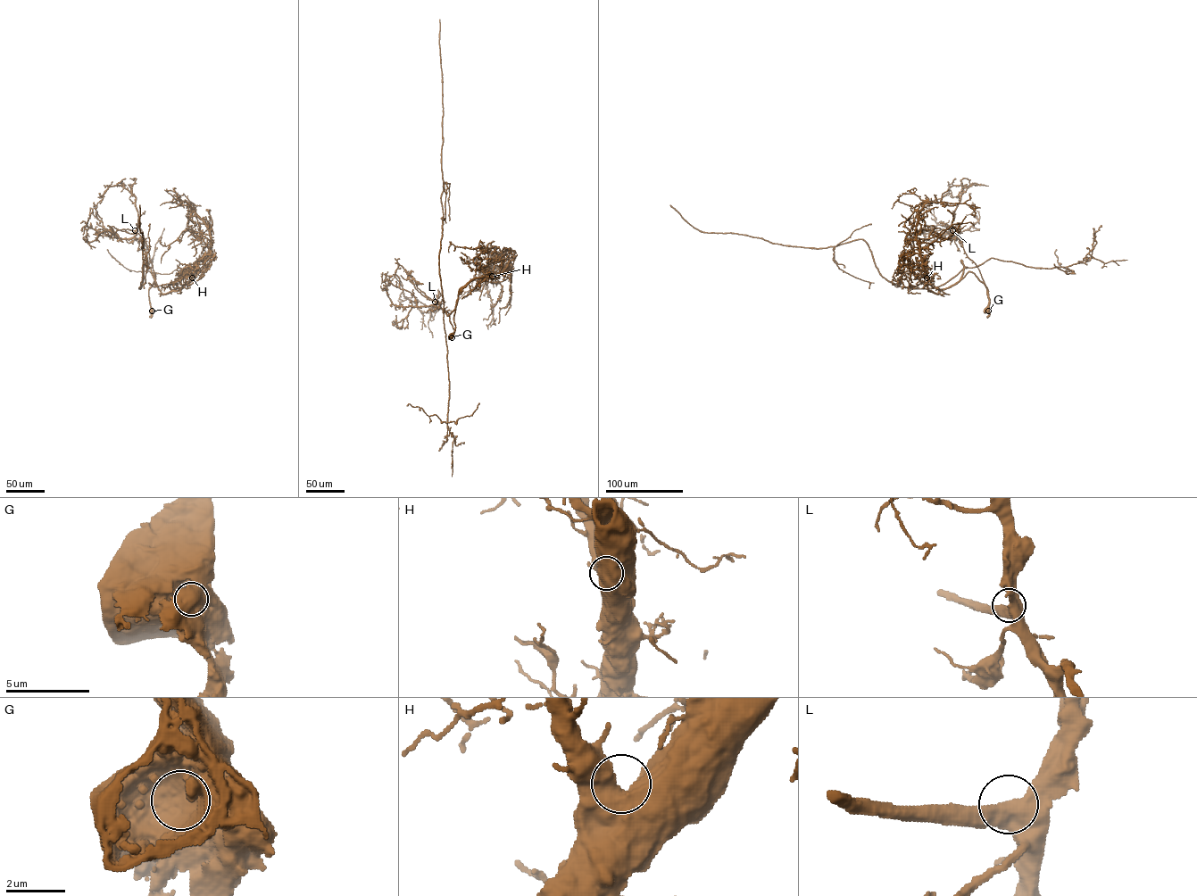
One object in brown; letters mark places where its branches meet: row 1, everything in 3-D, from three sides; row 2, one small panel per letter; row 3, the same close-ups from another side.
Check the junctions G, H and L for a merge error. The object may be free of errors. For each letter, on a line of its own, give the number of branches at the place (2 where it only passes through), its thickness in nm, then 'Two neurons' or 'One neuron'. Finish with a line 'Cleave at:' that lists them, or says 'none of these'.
G: Branches: 1. Thickness 1350 nm. Two neurons
H: Branches: 1. Thickness 950 nm. One neuron
L: Branches: 2. Thickness 550 nm. One neuron
Cleave at: G

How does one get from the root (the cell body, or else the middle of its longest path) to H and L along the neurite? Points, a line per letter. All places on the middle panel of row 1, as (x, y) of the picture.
H: (451, 336), (455, 328), (453, 316), (458, 291), (477, 278), (492, 276)
L: (451, 336), (454, 331), (448, 313), (435, 302)

